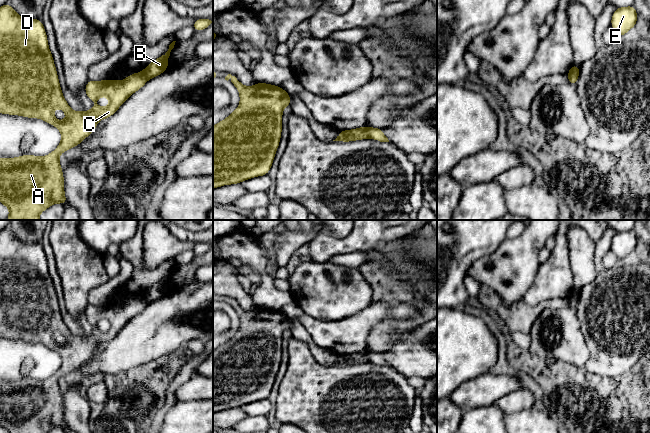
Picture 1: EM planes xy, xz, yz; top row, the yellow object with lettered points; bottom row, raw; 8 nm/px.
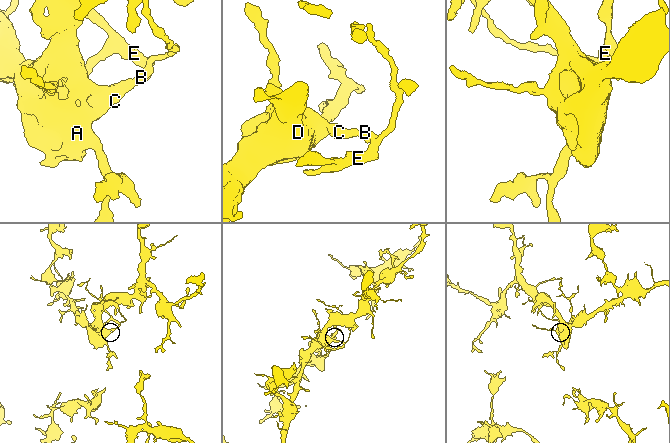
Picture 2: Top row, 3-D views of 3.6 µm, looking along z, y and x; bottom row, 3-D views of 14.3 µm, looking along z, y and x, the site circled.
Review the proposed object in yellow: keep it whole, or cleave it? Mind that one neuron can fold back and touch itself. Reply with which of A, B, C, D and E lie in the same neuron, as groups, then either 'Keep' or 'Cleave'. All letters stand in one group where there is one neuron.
Groups: A C D / B E. Cleave

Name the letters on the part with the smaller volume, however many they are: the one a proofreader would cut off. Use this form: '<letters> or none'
B, E

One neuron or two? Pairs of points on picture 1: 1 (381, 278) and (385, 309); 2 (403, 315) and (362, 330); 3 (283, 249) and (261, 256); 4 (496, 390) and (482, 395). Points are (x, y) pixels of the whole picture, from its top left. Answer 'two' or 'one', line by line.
1: two
2: one
3: two
4: one

